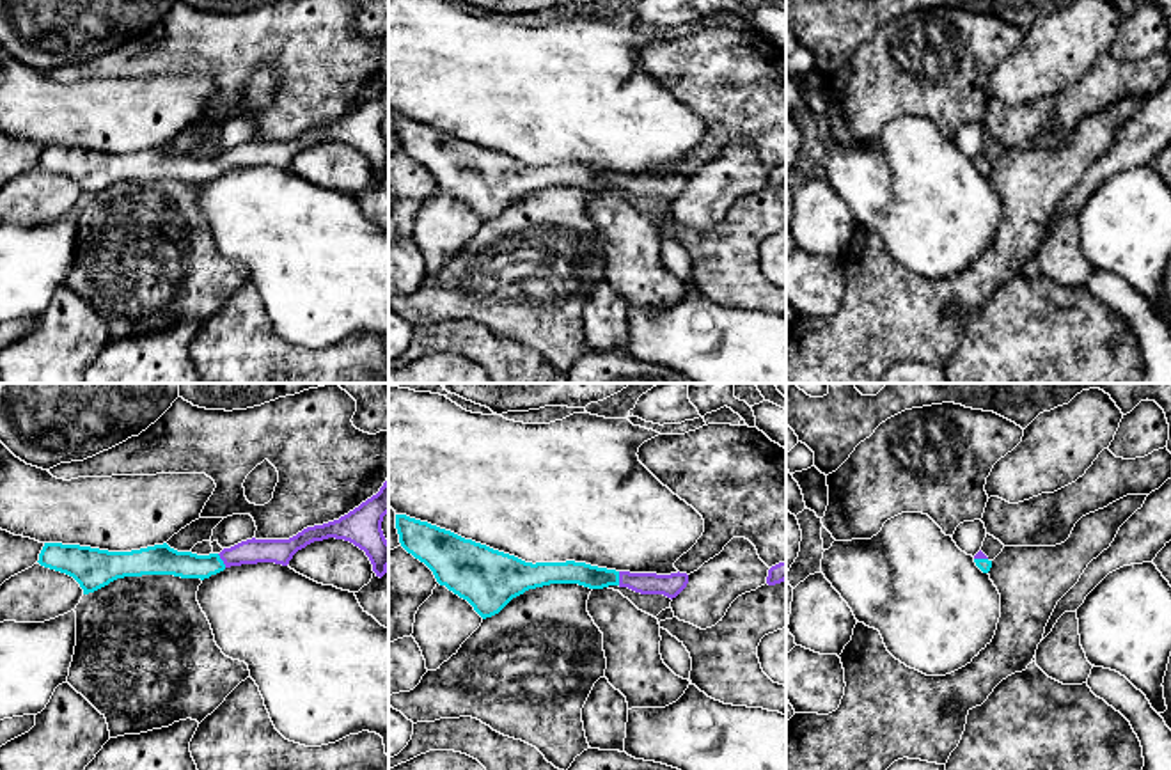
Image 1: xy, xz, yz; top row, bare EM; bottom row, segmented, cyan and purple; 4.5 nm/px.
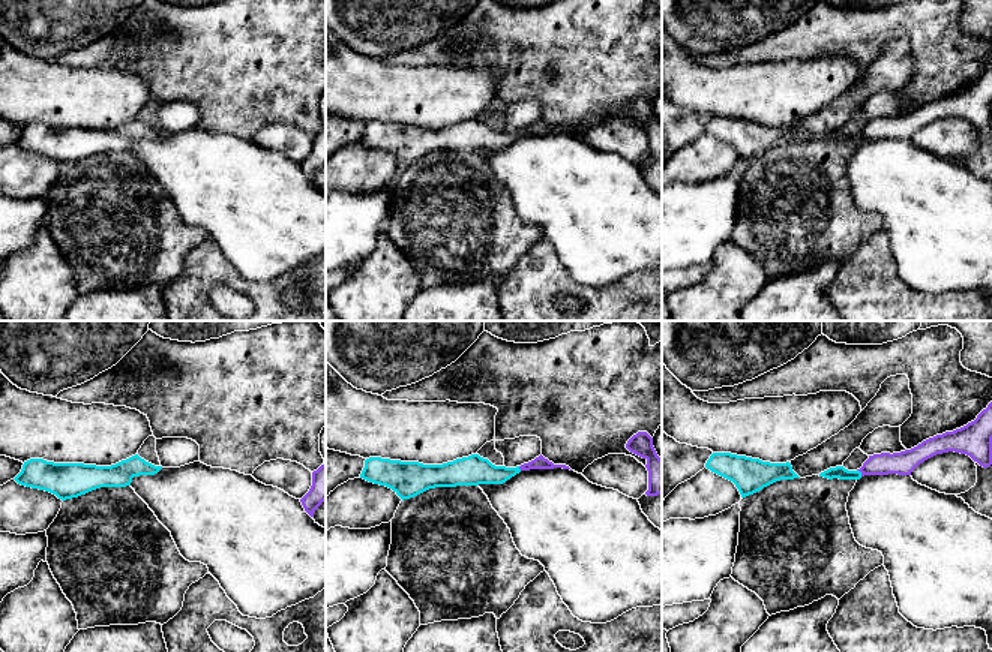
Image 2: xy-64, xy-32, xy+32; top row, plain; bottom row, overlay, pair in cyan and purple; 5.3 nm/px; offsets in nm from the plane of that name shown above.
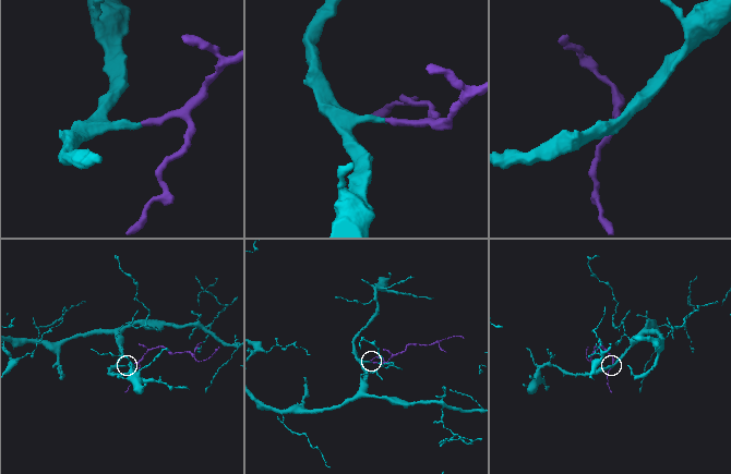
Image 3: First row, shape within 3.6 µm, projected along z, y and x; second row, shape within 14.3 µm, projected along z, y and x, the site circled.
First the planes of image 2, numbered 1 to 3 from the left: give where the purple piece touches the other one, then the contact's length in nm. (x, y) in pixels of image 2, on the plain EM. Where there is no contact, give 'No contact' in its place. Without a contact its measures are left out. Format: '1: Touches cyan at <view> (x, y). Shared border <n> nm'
1: No contact
2: Touches cyan at xy-32 (518, 132). Shared border 30 nm
3: Touches cyan at xy+32 (860, 137). Shared border 50 nm

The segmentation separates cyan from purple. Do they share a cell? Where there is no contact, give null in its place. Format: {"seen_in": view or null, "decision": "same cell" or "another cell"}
{"seen_in": "xy", "decision": "same cell"}

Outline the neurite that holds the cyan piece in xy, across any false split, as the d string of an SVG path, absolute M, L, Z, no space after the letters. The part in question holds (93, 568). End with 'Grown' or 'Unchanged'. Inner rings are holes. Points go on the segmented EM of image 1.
M389 477L376 495L339 520L307 527L289 539L247 539L220 554L177 552L167 543L131 552L108 552L80 545L44 543L39 564L73 577L83 594L124 577L174 575L209 578L231 566L275 562L287 566L293 555L314 541L344 539L365 552L376 577L389 568L389 541L381 522L389 513Z. Grown

